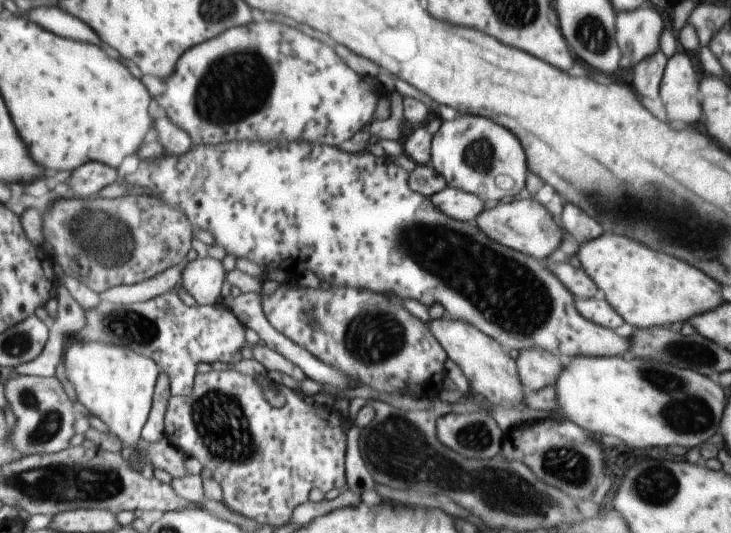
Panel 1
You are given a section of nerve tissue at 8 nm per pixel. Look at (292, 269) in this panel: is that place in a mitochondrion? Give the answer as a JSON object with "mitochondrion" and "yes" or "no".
{"mitochondrion":"no"}

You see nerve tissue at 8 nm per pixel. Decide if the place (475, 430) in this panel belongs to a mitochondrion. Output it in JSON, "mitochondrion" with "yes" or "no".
{"mitochondrion":"yes"}

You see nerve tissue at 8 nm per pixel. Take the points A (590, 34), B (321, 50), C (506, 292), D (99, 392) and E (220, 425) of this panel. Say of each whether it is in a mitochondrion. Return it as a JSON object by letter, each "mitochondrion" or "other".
{"A":"mitochondrion","B":"other","C":"mitochondrion","D":"other","E":"mitochondrion"}

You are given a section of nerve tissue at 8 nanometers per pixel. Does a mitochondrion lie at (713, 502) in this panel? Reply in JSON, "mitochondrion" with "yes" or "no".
{"mitochondrion":"no"}

